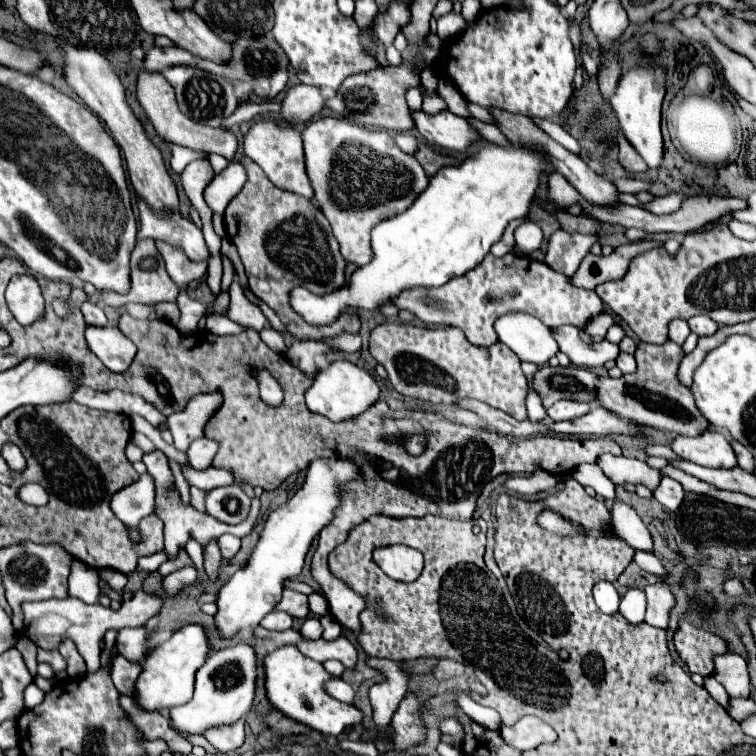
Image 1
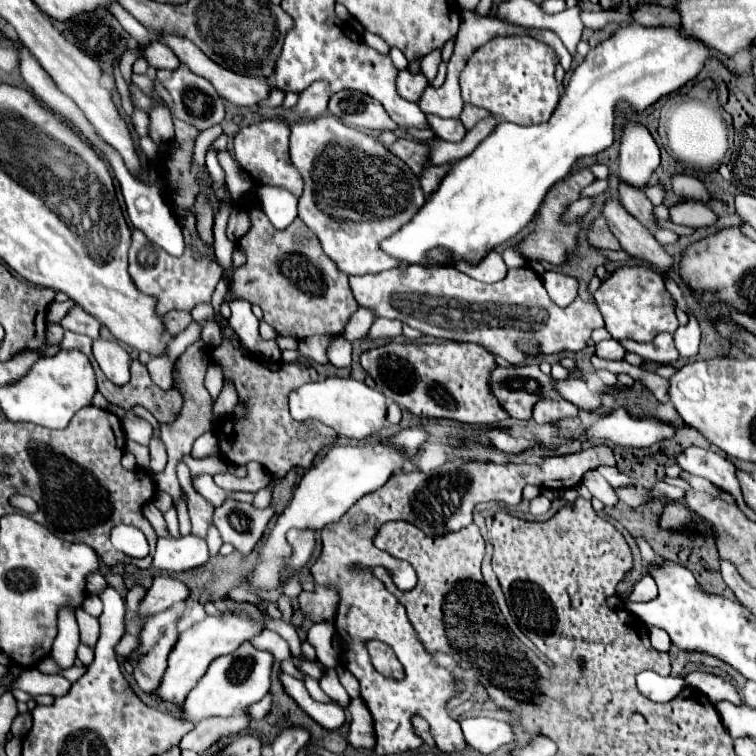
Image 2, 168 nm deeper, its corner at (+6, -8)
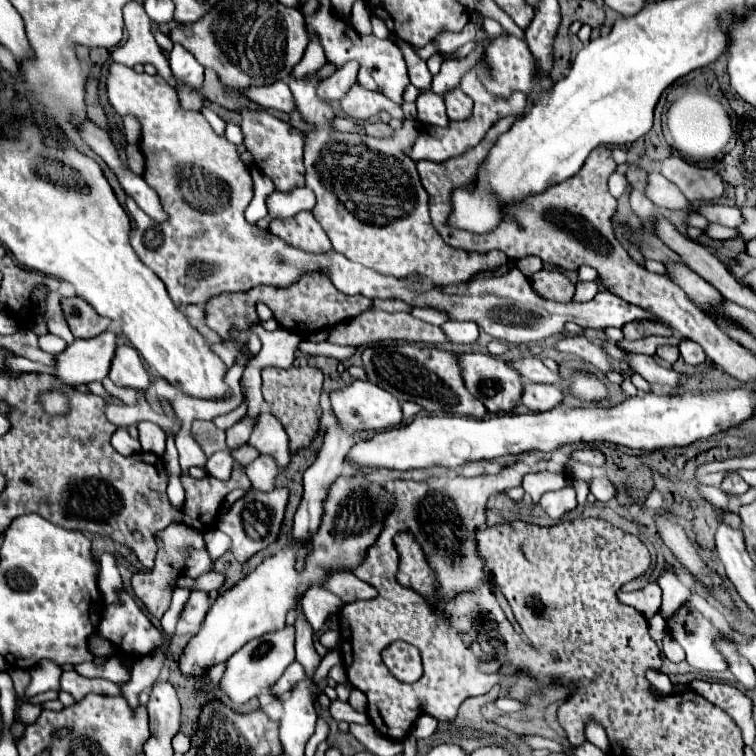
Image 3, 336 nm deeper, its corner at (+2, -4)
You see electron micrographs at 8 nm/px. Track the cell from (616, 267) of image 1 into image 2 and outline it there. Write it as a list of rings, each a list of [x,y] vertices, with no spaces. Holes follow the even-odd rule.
[[[545,272],[543,274],[543,286],[547,288],[549,296],[557,306],[569,306],[577,298],[579,280],[573,276],[567,276],[563,272]]]

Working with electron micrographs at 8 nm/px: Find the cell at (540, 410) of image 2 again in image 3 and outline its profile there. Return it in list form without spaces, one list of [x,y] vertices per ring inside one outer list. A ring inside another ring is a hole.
[[[525,384],[521,392],[521,404],[533,412],[553,410],[557,404],[561,404],[561,400],[563,394],[553,384]]]

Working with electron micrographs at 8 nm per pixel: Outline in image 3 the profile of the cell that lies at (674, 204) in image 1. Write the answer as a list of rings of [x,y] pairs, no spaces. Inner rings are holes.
[[[703,204],[697,210],[701,216],[705,216],[709,222],[715,224],[723,224],[729,228],[739,228],[743,222],[743,214],[739,208],[731,208],[731,206],[721,206],[721,204]]]

